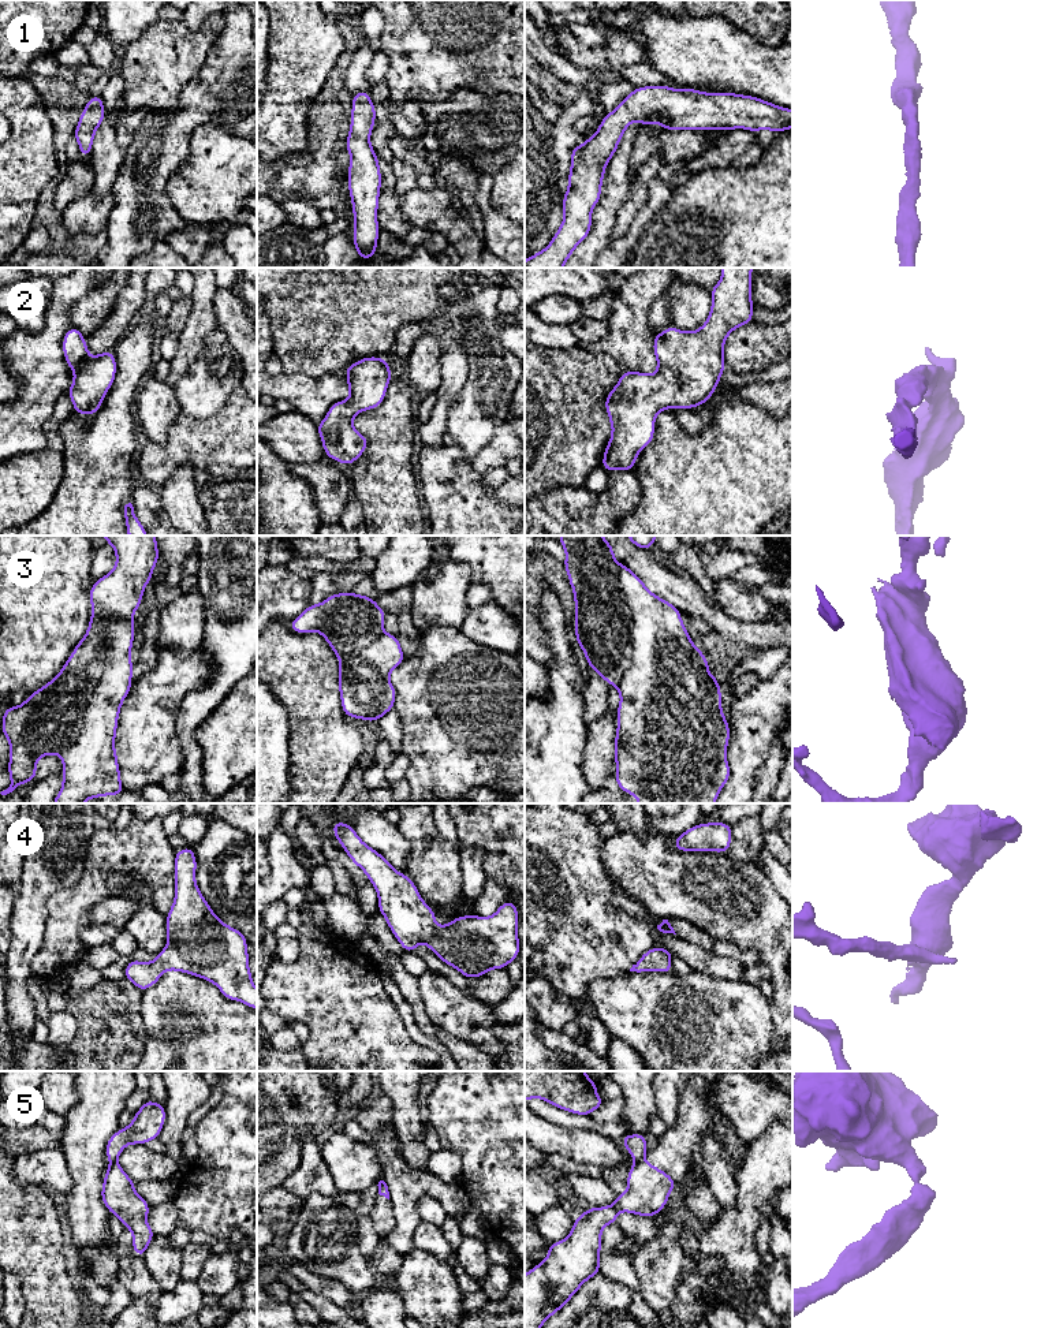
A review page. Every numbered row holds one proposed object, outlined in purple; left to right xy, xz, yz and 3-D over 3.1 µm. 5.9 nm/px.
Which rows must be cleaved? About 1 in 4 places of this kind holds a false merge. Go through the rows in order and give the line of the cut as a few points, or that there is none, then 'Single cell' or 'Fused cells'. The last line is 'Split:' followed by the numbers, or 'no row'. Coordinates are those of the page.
1: No split. Single cell
2: No split. Single cell
3: No split. Single cell
4: No split. Single cell
5: Split along yz (642, 1159), (635, 1162). Fused cells
Split: 5

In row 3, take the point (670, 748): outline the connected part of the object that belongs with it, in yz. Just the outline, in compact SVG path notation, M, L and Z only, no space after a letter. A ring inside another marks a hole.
M559 536L559 541L566 551L563 566L574 592L575 642L585 652L587 665L608 684L613 684L620 694L620 704L616 710L618 728L615 736L616 787L634 795L638 803L715 803L720 790L725 786L731 775L725 756L725 749L730 743L730 724L721 710L723 697L719 679L709 674L709 664L705 654L691 642L682 622L680 611L669 601L649 592L643 581L627 566L619 564L613 555L613 547L603 536Z

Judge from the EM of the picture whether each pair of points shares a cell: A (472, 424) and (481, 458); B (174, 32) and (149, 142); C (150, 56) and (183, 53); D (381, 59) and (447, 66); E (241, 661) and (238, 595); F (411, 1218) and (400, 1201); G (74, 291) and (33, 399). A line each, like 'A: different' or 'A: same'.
A: different
B: different
C: same
D: different
E: same
F: same
G: same

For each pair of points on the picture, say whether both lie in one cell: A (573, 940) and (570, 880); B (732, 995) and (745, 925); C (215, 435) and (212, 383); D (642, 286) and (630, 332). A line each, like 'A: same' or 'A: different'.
A: same
B: different
C: different
D: same

